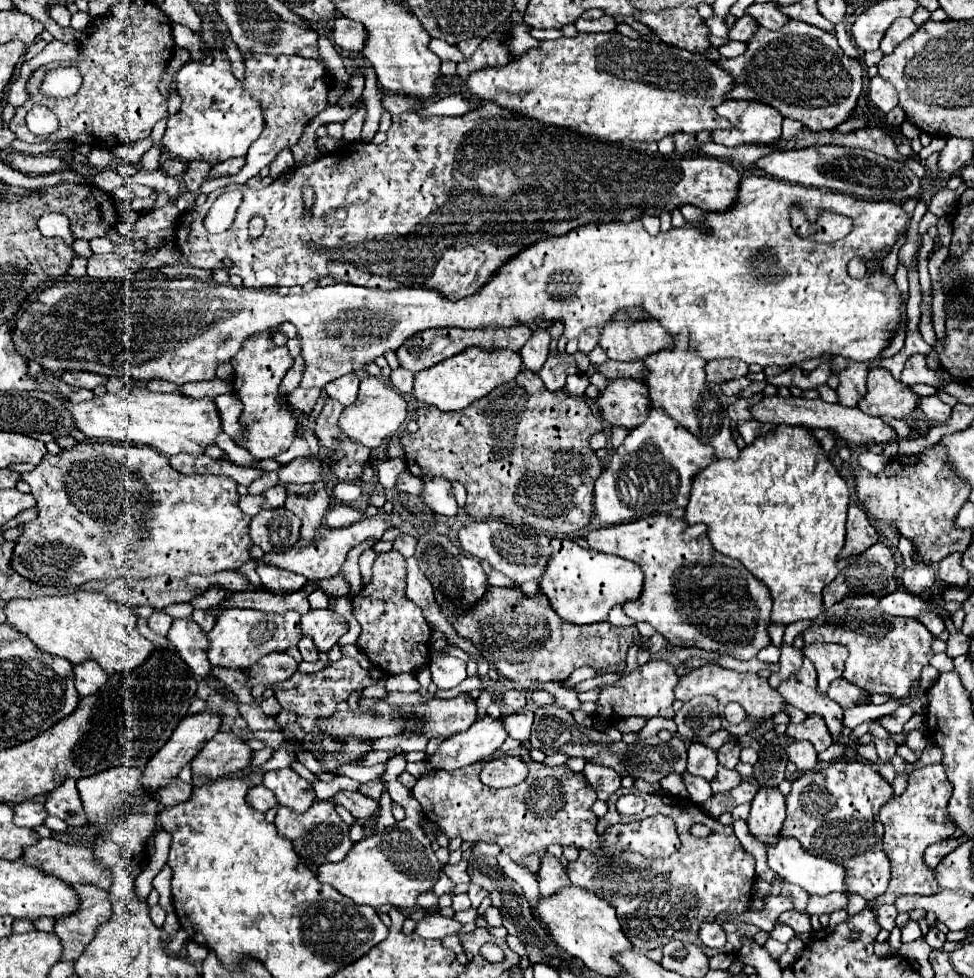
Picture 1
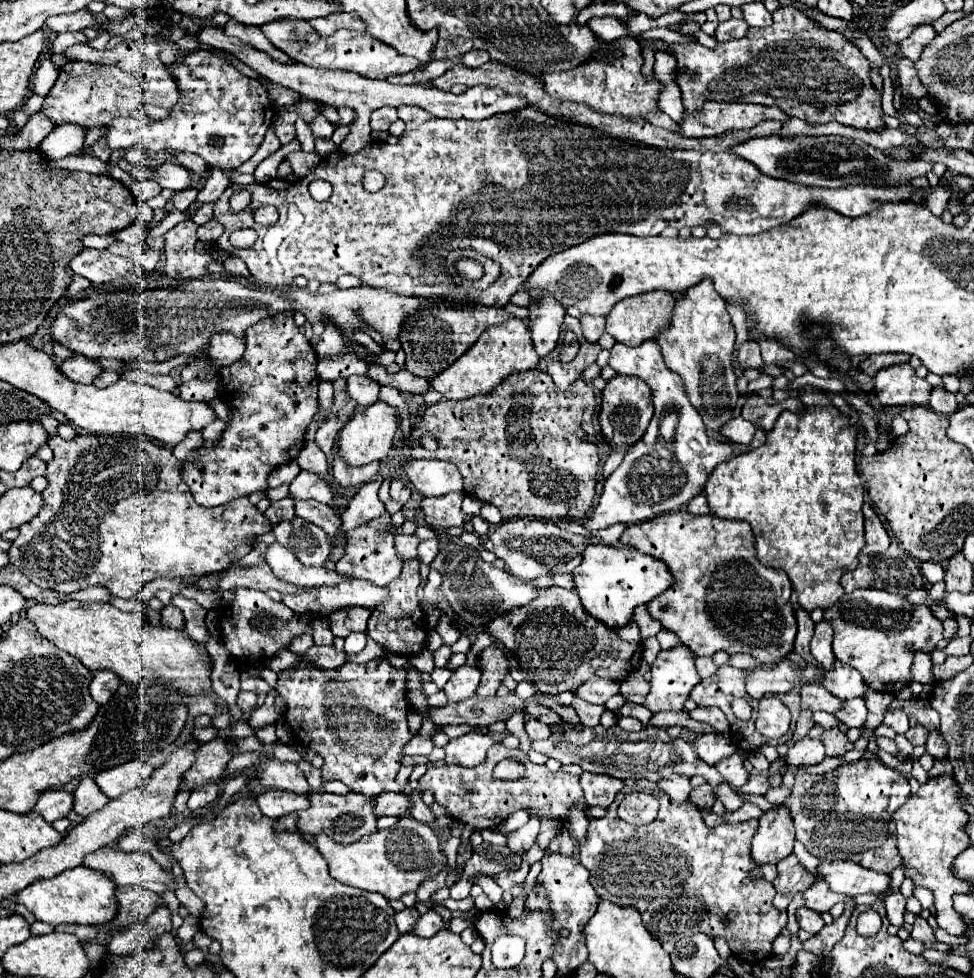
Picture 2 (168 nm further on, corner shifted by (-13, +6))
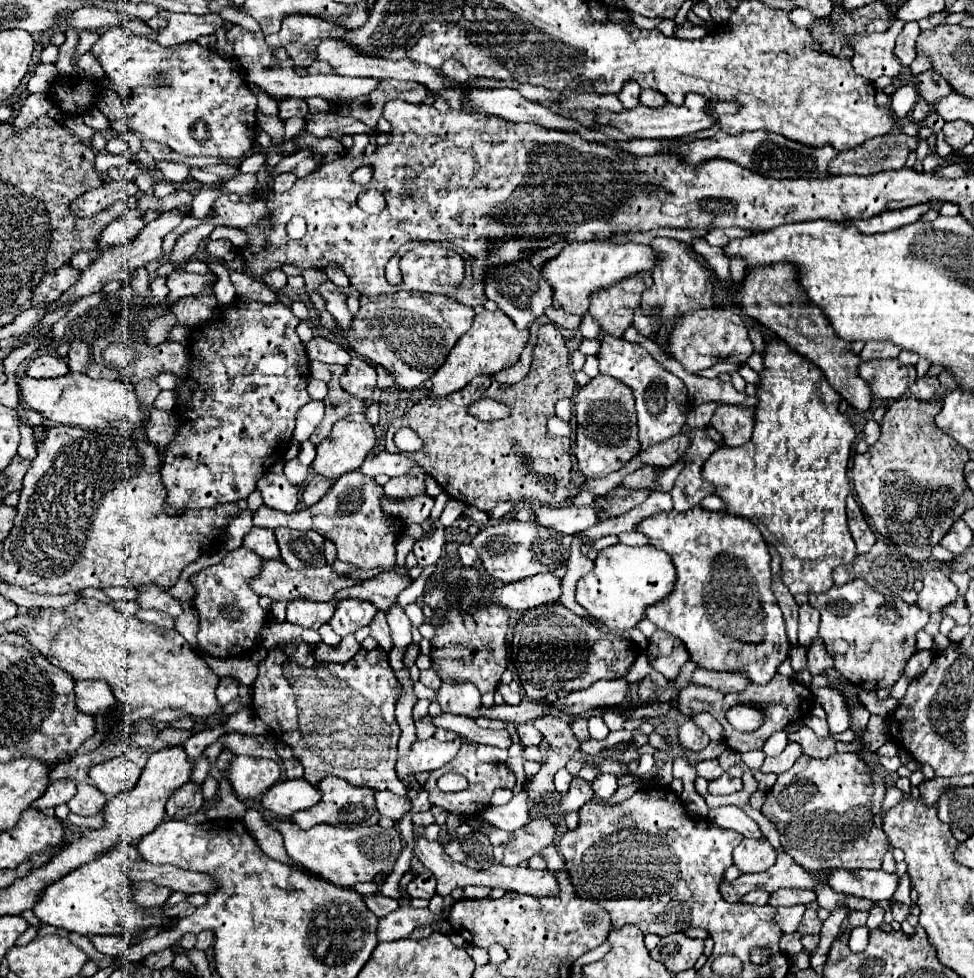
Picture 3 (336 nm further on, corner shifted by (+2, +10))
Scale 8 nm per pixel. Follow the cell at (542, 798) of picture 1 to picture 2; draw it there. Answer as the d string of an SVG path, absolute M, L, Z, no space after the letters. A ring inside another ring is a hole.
M502 742L494 744L488 752L488 758L484 764L474 766L474 768L460 768L460 766L442 766L442 768L430 768L418 784L426 790L432 790L434 800L446 808L446 812L456 818L462 824L470 824L476 830L482 828L496 828L502 824L512 812L516 810L526 810L536 818L546 818L554 824L562 824L568 820L568 814L572 808L580 808L584 812L590 810L584 790L580 786L580 776L574 774L564 774L564 772L550 772L546 766L536 766L528 760L528 756L520 750L508 750ZM504 758L516 758L526 766L524 778L516 782L502 782L494 780L492 770L494 766L504 760Z

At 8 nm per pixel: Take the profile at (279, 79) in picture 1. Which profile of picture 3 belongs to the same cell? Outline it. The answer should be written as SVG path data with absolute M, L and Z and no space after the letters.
M167 12L167 28L157 34L157 42L163 46L177 46L183 42L197 40L203 34L213 34L215 30L223 28L223 18L219 14L173 14Z

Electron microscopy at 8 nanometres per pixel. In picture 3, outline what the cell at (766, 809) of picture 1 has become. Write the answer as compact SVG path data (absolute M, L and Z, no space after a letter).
M743 840L735 850L733 850L733 860L739 872L743 874L757 874L769 870L775 860L777 852L769 844L769 840Z

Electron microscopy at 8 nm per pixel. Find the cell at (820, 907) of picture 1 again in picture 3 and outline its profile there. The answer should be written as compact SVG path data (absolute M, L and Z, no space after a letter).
M789 888L777 890L777 892L773 892L769 896L769 904L775 906L775 908L793 906L793 904L805 904L807 906L807 904L811 904L815 900L817 900L817 896L813 892L809 892L809 890L789 890Z

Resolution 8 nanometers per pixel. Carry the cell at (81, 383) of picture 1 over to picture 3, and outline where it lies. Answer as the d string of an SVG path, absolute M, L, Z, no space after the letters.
M43 354L43 356L33 358L23 374L29 378L59 378L59 376L65 376L67 372L69 368L63 358Z

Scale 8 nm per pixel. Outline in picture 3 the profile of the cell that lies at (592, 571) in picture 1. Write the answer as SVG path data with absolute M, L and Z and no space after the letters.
M615 544L615 546L609 546L605 550L601 550L597 560L595 560L595 568L577 582L577 602L593 618L603 622L609 630L625 632L625 630L635 628L645 618L645 608L649 608L651 604L661 602L663 598L667 598L673 592L675 580L677 580L675 566L673 566L667 552L663 552L663 550L655 548L655 546L633 548L633 546L625 546L625 544Z

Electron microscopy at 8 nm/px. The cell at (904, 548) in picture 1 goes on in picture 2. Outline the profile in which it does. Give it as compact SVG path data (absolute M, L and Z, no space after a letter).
M926 561L922 564L922 573L927 581L931 584L943 581L945 571L940 563Z

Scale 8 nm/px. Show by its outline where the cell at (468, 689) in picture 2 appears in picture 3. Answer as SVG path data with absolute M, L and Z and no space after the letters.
M451 682L443 684L437 692L437 702L441 704L443 712L467 716L467 718L479 718L481 708L481 692L471 682Z

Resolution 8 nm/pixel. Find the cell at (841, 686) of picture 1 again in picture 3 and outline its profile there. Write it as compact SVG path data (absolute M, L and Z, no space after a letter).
M817 636L813 640L813 644L809 646L809 652L807 652L807 658L809 658L809 664L807 664L807 670L817 676L821 674L825 668L833 668L833 658L829 656L829 652L825 650L825 644L823 644L823 638Z

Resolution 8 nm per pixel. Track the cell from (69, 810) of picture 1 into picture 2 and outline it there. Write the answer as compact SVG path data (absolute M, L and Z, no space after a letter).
M84 776L78 784L78 788L72 792L74 796L74 808L80 816L90 816L92 812L104 808L110 800L100 792L100 788L96 786L96 782L90 776Z

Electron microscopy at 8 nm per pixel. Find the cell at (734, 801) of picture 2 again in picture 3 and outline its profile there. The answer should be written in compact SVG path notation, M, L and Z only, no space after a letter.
M723 806L723 808L713 808L709 810L709 818L719 824L721 828L731 828L743 834L745 838L763 838L763 832L759 830L757 822L751 820L739 806Z

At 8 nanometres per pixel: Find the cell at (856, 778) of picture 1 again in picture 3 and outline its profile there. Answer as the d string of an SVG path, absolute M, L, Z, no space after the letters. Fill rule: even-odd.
M833 754L825 760L801 756L791 770L779 774L775 786L767 792L761 814L777 818L783 850L803 868L879 870L883 854L889 850L889 840L881 828L883 796L883 778L871 774L857 754ZM829 816L837 816L837 820ZM817 822L821 832L809 832ZM803 824L805 830L801 830Z

